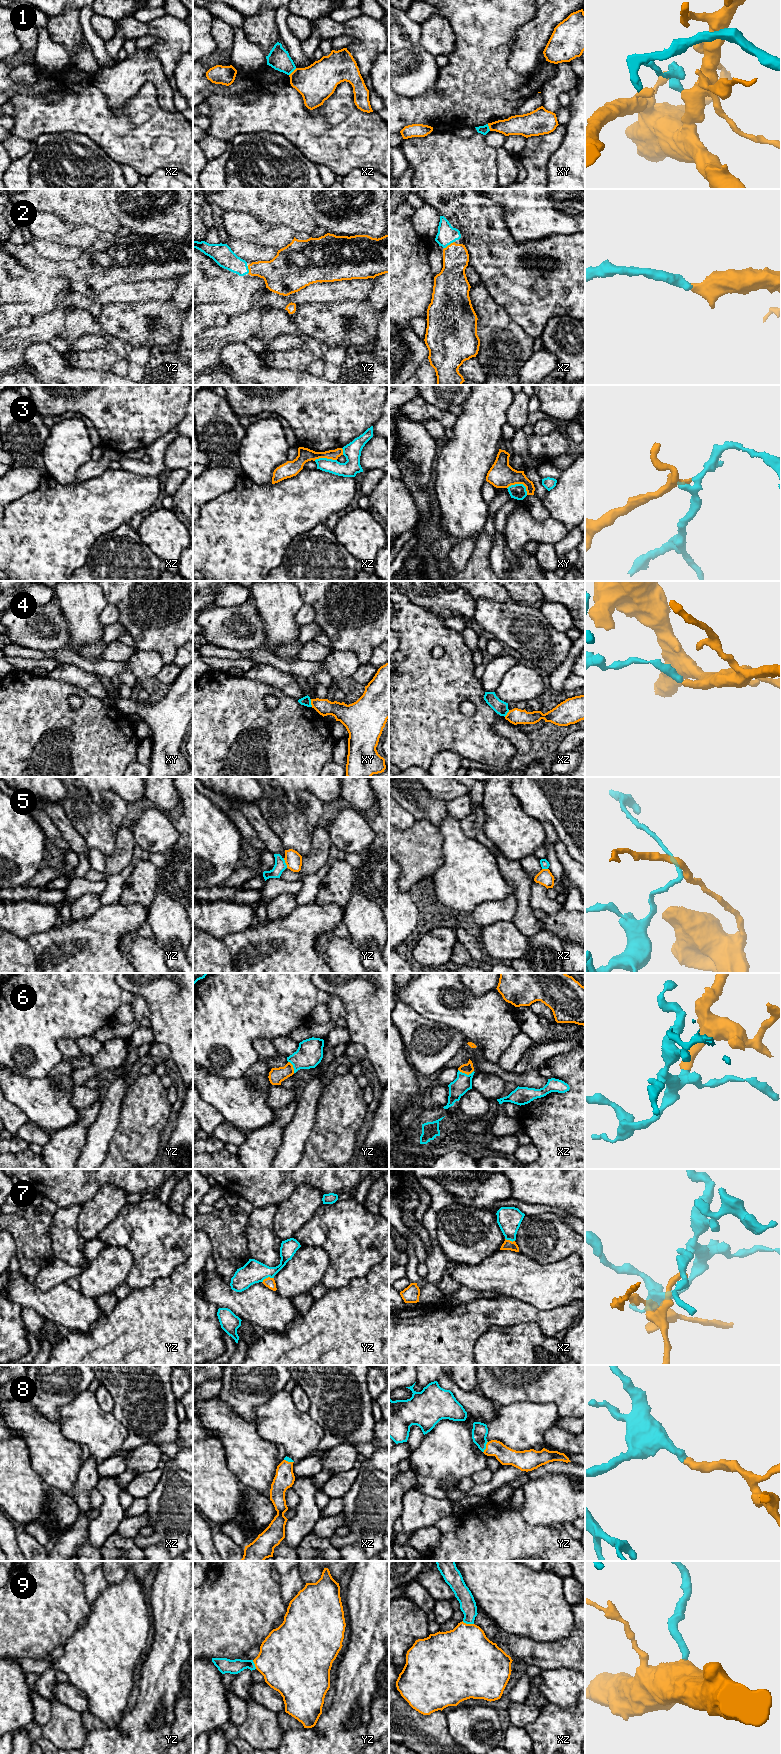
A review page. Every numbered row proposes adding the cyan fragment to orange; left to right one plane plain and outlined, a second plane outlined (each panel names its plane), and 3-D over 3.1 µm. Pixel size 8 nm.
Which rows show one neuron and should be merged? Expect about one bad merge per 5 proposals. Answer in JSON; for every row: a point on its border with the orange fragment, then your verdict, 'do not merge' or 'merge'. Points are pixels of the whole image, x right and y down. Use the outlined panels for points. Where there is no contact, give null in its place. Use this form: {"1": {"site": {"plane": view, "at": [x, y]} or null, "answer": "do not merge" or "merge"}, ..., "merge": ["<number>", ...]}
{"1": {"site": {"plane": "xz", "at": [292, 72]}, "answer": "do not merge"}, "2": {"site": {"plane": "xz", "at": [450, 244]}, "answer": "merge"}, "3": {"site": {"plane": "xy", "at": [520, 483]}, "answer": "do not merge"}, "4": {"site": {"plane": "xy", "at": [311, 703]}, "answer": "do not merge"}, "5": {"site": {"plane": "yz", "at": [285, 862]}, "answer": "do not merge"}, "6": {"site": {"plane": "xz", "at": [466, 1073]}, "answer": "merge"}, "7": {"site": {"plane": "yz", "at": [268, 1277]}, "answer": "do not merge"}, "8": {"site": {"plane": "yz", "at": [486, 1447]}, "answer": "merge"}, "9": {"site": {"plane": "xz", "at": [468, 1624]}, "answer": "merge"}, "merge": ["2", "6", "8", "9"]}

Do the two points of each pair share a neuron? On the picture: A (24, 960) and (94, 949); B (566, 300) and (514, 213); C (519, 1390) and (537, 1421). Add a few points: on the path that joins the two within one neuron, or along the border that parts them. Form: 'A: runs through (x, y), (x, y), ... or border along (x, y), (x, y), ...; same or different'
A: border along (24, 940), (33, 952), (36, 962); different
B: border along (509, 229), (512, 237), (518, 242), (553, 235); different
C: border along (548, 1402), (514, 1402), (502, 1407); different

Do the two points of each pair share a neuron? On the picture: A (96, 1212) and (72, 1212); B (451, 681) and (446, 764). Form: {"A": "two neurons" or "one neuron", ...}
{"A": "two neurons", "B": "two neurons"}

